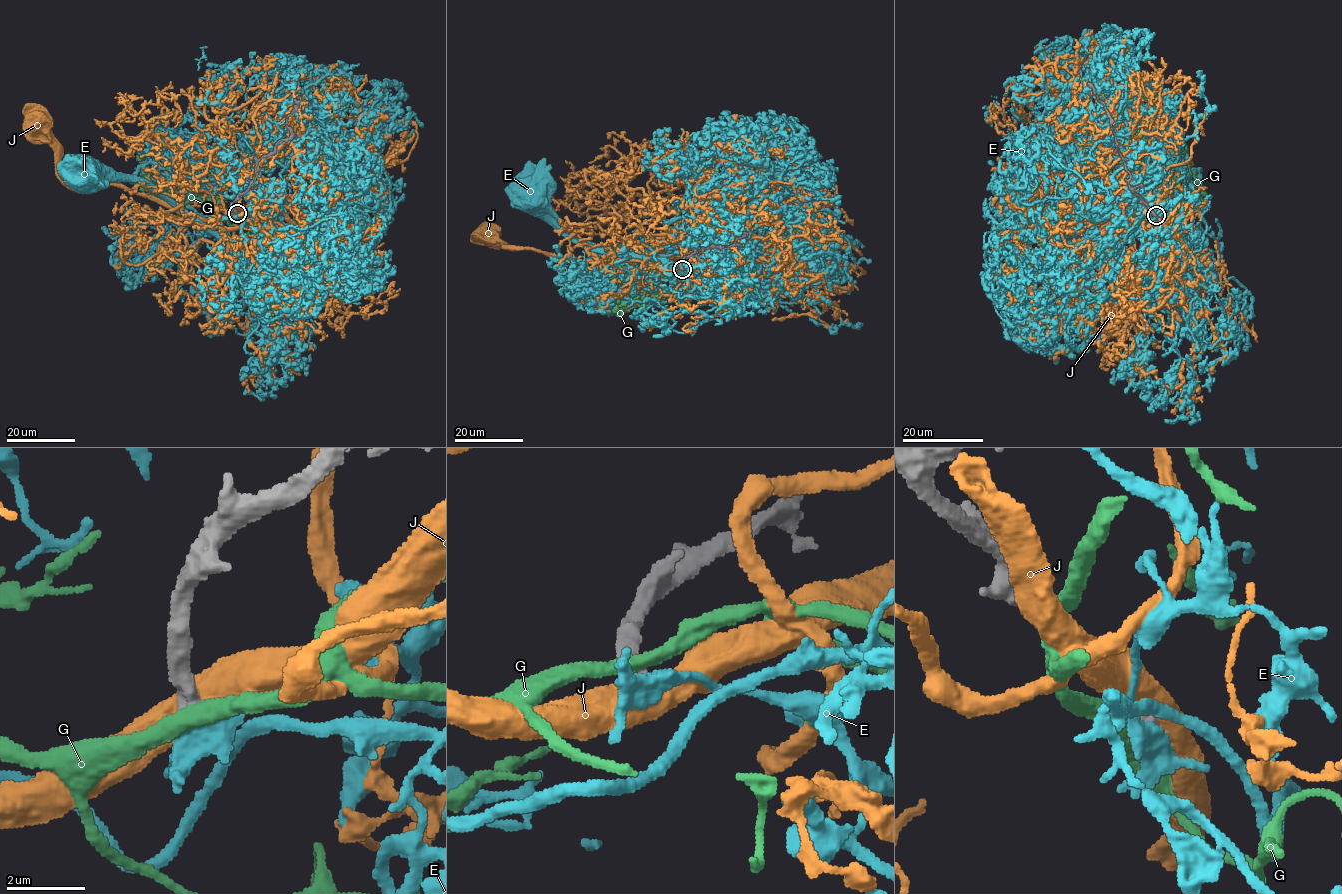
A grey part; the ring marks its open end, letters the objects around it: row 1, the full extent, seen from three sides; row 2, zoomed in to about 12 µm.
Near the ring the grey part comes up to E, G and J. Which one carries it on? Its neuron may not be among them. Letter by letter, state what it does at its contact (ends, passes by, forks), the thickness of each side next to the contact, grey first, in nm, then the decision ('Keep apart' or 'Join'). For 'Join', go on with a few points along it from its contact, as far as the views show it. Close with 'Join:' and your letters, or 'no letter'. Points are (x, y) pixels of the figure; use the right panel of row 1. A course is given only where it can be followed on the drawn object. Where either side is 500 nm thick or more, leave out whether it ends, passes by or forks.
E: Thickness 440 nm (grey) against 600 nm. Keep apart
G: Thickness 550 nm (grey) against 400 nm. Keep apart
J: Thickness 500 nm (grey) against 550 nm. Keep apart
Join: no letter

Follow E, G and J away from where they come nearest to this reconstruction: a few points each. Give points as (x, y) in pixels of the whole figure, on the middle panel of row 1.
E: (682, 267), (699, 264), (712, 281), (716, 277), (659, 260), (607, 253), (583, 243), (530, 190)
G: (682, 266), (661, 271), (638, 268), (628, 283), (659, 292), (681, 290), (691, 296), (709, 294)
J: (682, 268), (663, 270), (646, 261), (580, 262), (532, 248), (512, 250), (479, 236), (486, 237)

